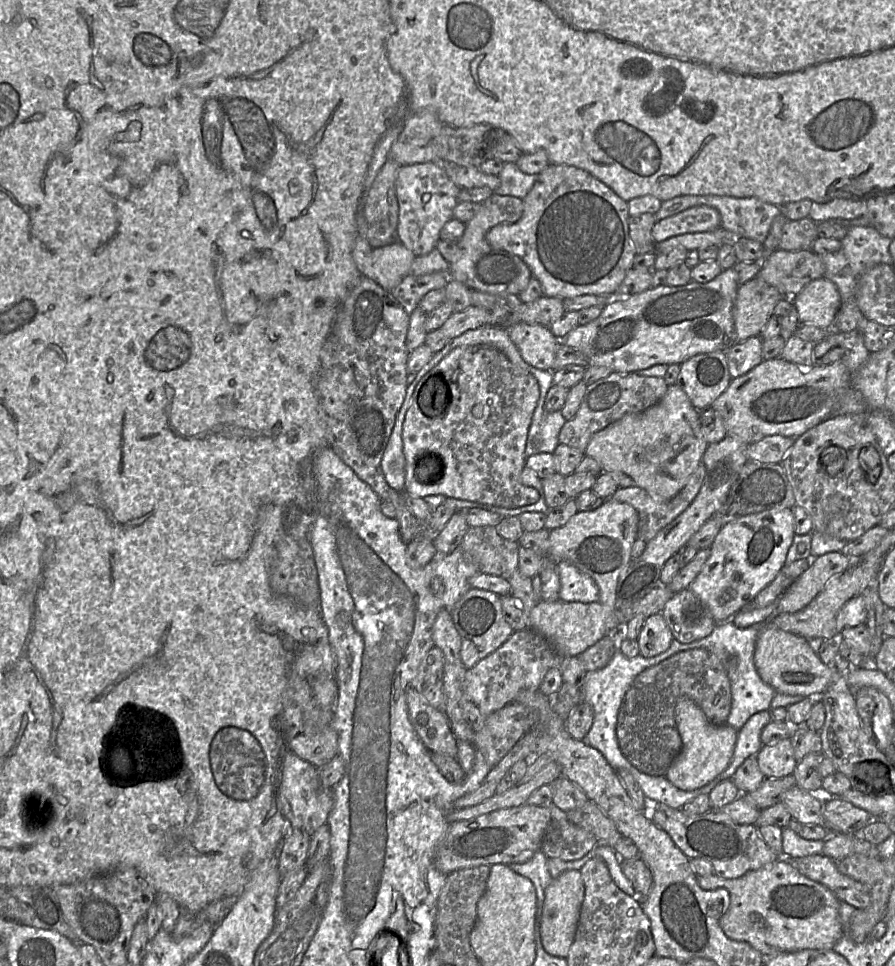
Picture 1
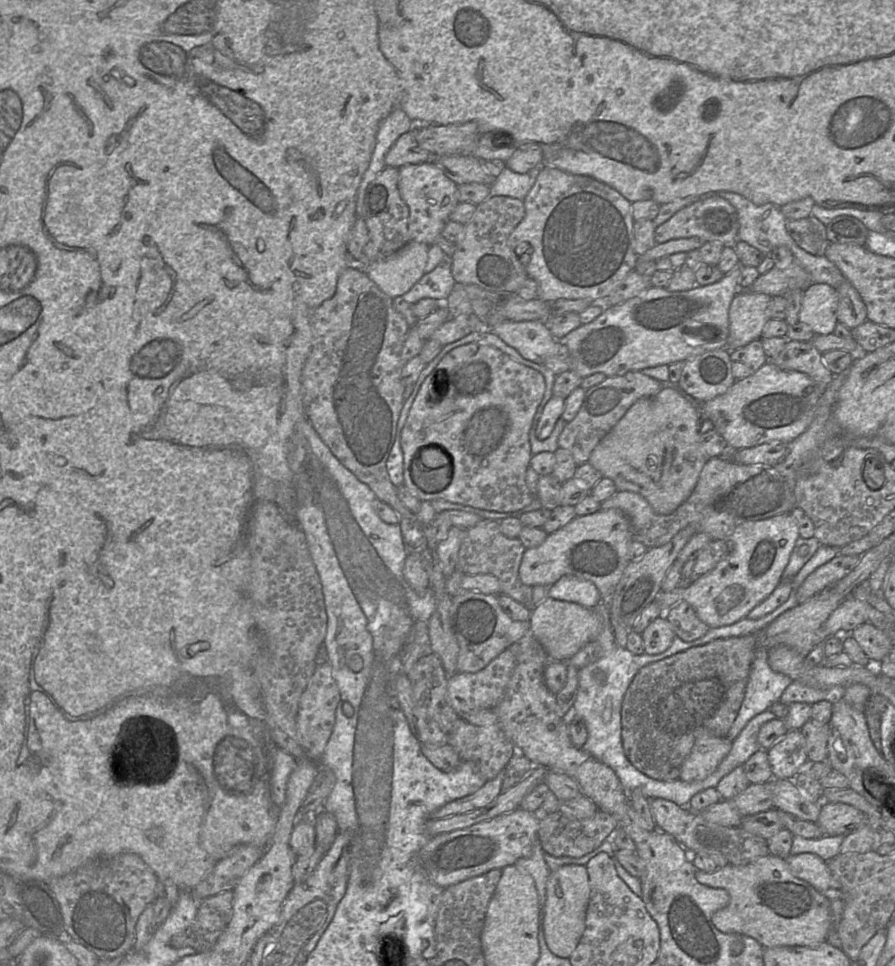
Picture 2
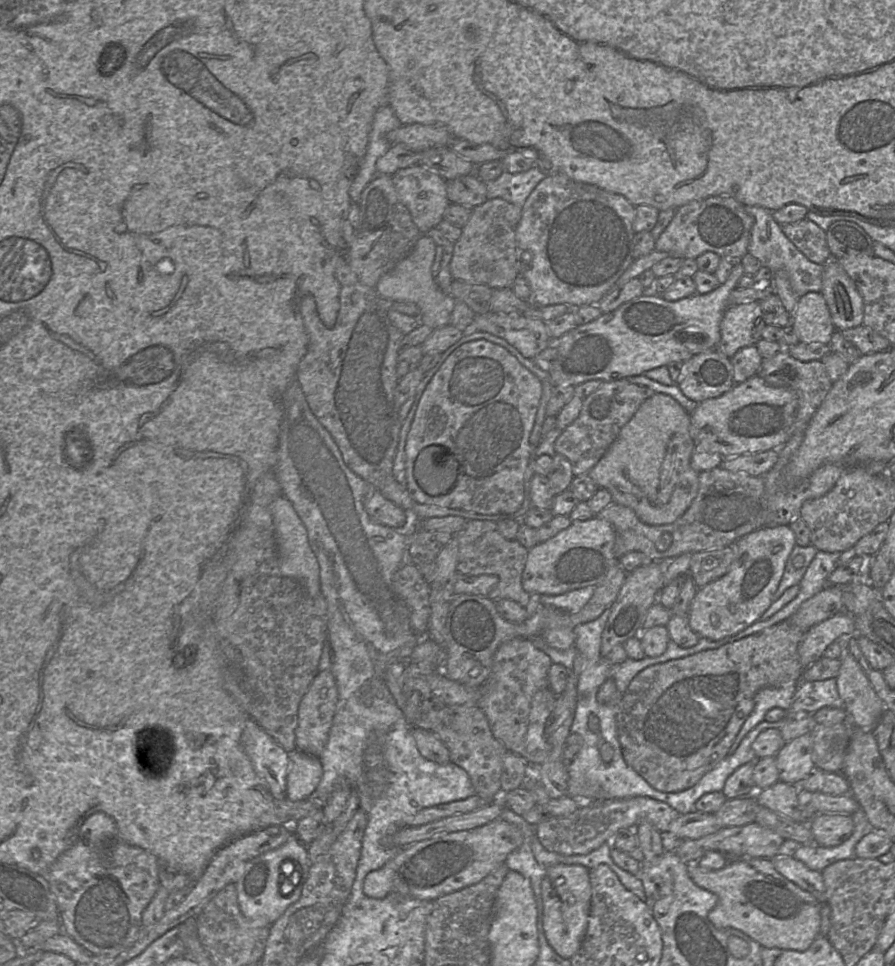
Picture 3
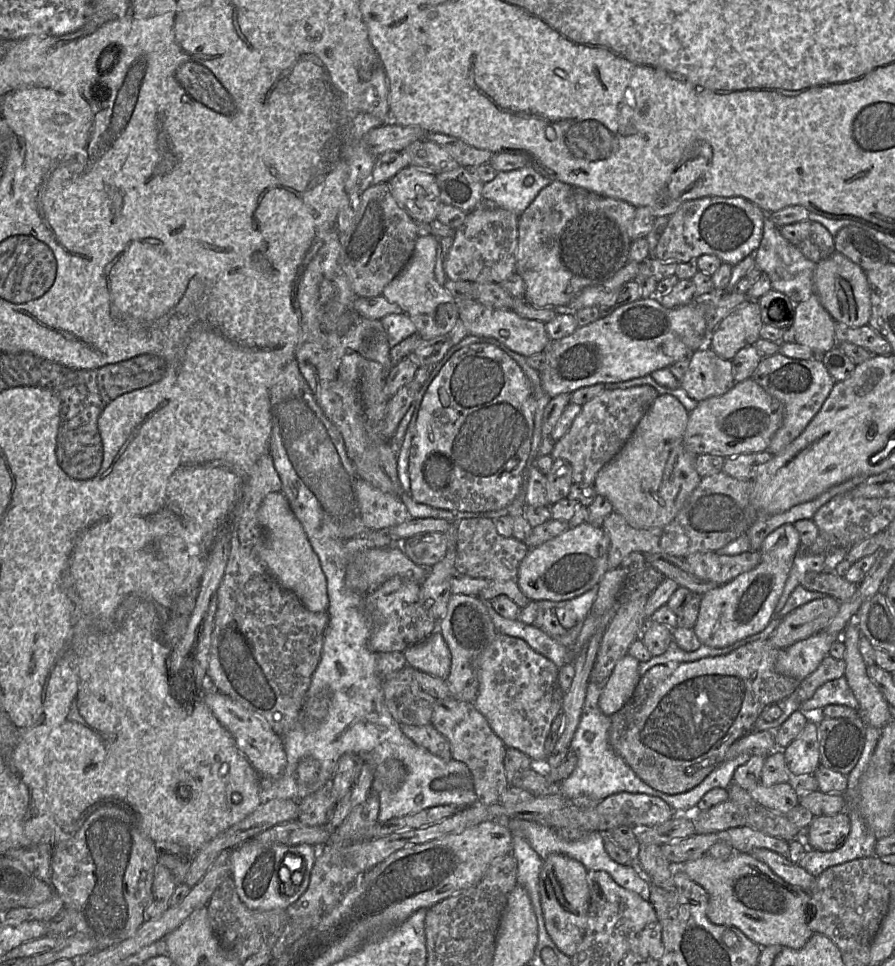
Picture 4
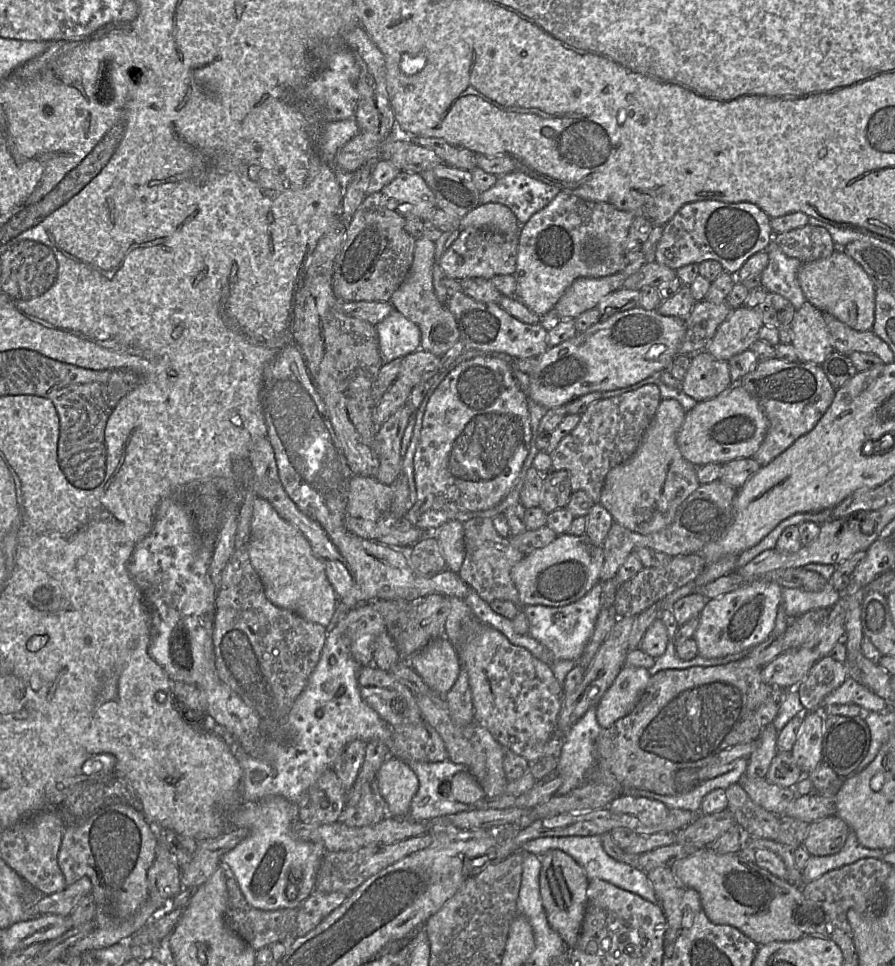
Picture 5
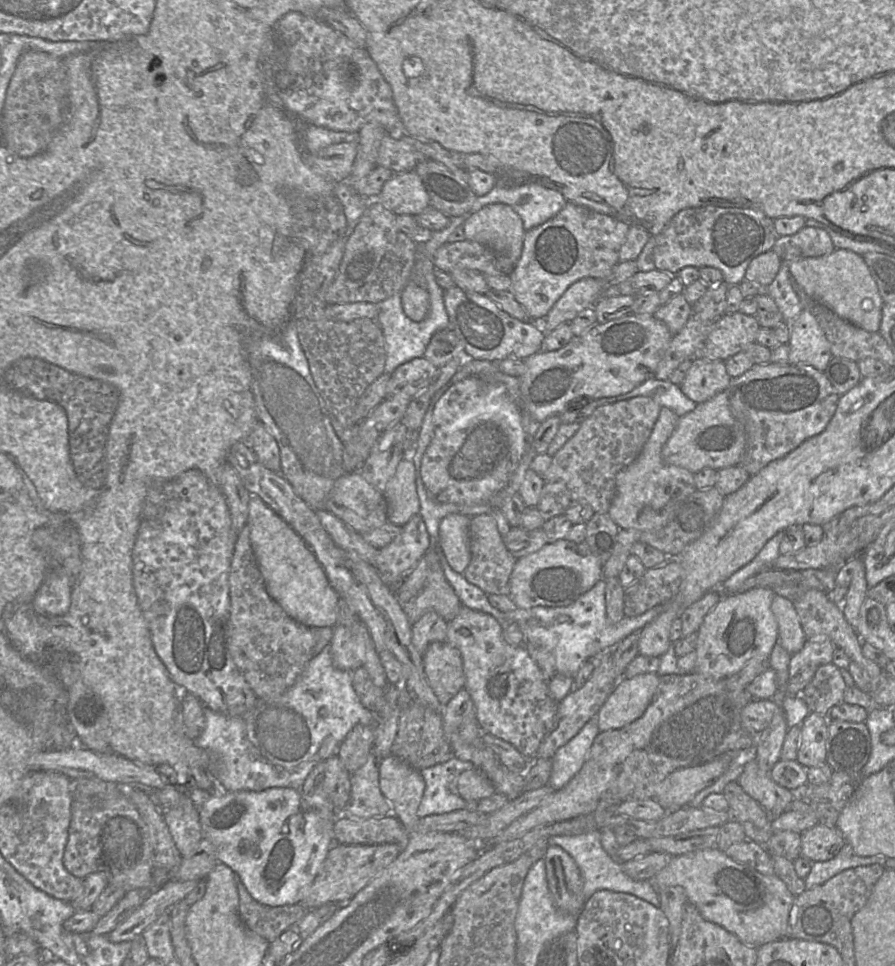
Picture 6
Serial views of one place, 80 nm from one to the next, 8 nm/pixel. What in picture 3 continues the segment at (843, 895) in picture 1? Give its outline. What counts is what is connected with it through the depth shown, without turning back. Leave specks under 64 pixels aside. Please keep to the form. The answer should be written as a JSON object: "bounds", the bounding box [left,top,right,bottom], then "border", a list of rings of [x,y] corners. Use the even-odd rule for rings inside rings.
{"bounds":[771,855,826,903],"border":[[[775,855],[771,861],[776,871],[786,879],[811,893],[821,903],[826,902],[826,889],[820,871],[810,869],[793,856]]]}

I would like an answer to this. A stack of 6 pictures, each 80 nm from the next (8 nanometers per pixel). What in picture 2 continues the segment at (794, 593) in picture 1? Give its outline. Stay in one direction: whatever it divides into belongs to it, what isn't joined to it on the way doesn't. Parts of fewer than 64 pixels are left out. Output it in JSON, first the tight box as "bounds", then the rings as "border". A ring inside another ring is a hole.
{"bounds":[796,554,860,603],"border":[[[839,554],[818,567],[796,588],[798,603],[806,602],[824,588],[849,575],[859,562],[860,556]]]}

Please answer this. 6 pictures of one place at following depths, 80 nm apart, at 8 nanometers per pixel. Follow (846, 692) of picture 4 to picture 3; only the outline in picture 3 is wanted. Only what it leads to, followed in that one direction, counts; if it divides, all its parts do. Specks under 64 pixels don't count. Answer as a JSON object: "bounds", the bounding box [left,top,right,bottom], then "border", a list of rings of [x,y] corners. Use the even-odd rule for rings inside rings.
{"bounds":[790,677,843,715],"border":[[[837,677],[812,682],[800,681],[790,711],[805,711],[812,715],[817,710],[828,706],[843,708],[843,700],[837,688]]]}

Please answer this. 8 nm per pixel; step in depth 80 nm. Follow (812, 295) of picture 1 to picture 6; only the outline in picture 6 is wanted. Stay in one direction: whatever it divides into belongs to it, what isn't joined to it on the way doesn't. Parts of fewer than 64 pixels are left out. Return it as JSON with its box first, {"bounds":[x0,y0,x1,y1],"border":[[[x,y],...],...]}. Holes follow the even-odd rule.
{"bounds":[789,309,832,372],"border":[[[803,309],[791,324],[789,364],[809,364],[824,372],[832,358],[830,343],[816,318]]]}

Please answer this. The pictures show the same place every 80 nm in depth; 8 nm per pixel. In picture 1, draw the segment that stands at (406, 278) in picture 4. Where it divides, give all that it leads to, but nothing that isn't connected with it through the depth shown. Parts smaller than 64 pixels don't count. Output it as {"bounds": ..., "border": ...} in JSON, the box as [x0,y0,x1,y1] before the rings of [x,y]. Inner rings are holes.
{"bounds":[372,244,415,291],"border":[[[393,244],[372,250],[373,280],[386,291],[392,291],[410,274],[415,255],[403,244]]]}

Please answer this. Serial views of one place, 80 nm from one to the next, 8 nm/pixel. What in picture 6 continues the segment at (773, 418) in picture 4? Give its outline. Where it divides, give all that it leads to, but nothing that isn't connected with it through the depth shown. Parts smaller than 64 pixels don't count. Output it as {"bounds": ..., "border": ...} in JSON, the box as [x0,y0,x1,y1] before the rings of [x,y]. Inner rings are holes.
{"bounds":[661,392,745,474],"border":[[[721,392],[699,403],[694,410],[679,418],[662,448],[661,456],[665,463],[687,469],[694,474],[704,468],[720,470],[738,465],[745,445],[745,430],[731,413],[728,394]]]}

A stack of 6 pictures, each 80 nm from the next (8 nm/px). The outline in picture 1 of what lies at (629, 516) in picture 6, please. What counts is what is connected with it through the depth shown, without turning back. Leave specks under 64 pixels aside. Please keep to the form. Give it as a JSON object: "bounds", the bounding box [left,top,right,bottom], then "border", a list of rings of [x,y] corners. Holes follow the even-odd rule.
{"bounds":[585,383,708,501],"border":[[[676,383],[669,385],[658,403],[642,412],[626,414],[596,432],[585,450],[585,455],[595,459],[602,471],[616,480],[619,488],[639,487],[657,501],[669,500],[687,484],[691,474],[702,463],[703,454],[708,446],[701,431],[699,412]]]}

